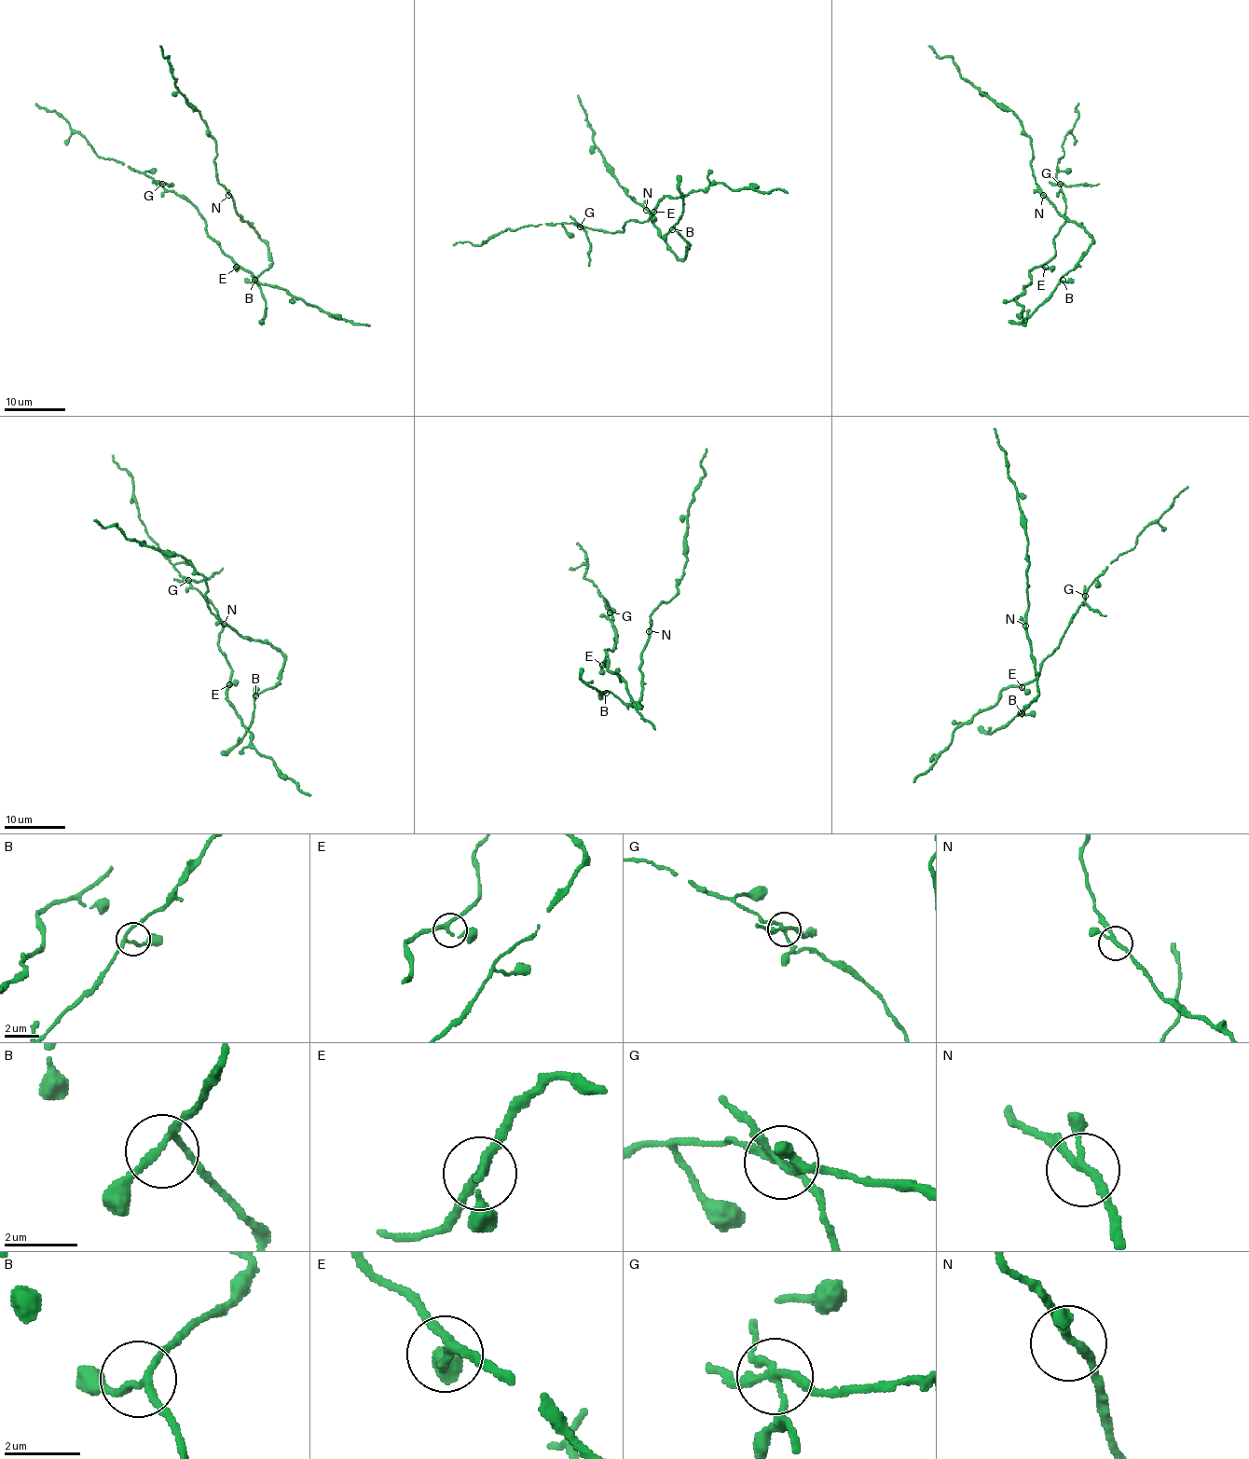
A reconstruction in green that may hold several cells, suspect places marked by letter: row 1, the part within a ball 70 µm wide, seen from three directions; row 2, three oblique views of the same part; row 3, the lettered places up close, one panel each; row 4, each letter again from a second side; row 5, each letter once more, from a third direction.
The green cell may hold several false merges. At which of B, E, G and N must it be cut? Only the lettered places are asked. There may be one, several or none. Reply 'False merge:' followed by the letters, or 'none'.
False merge: G

